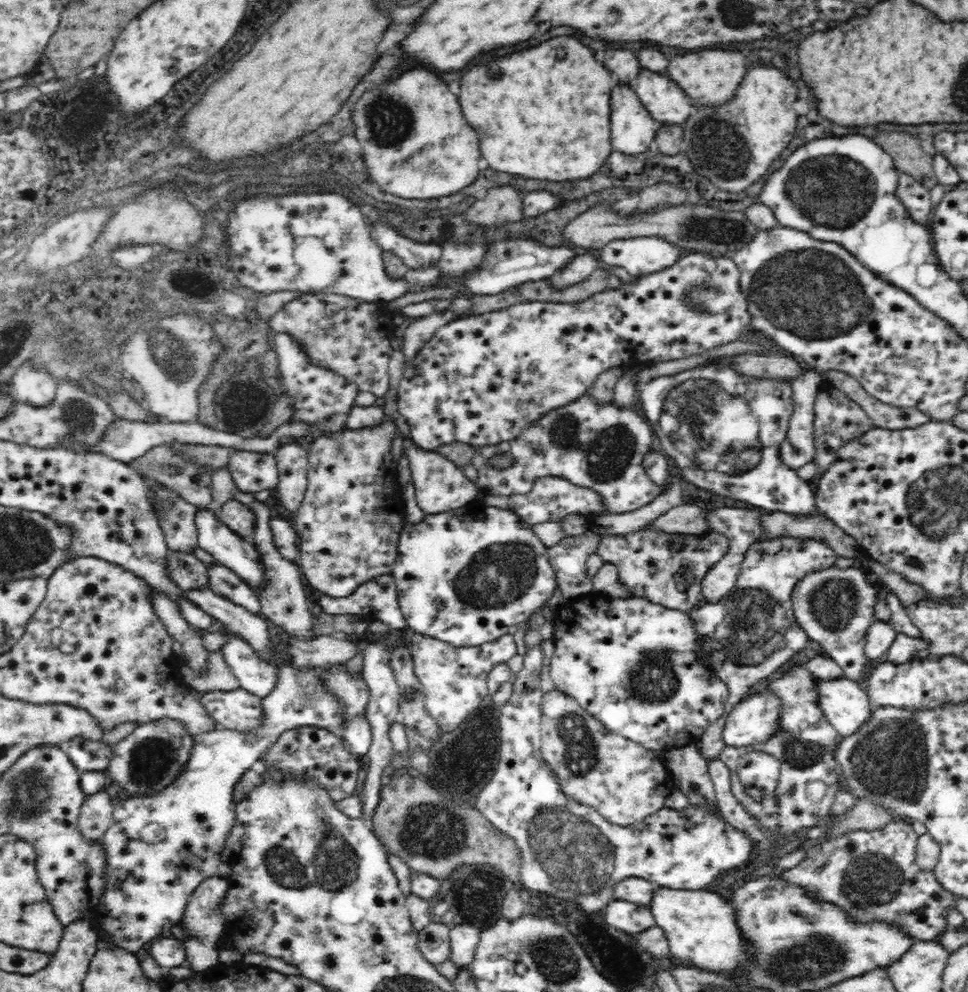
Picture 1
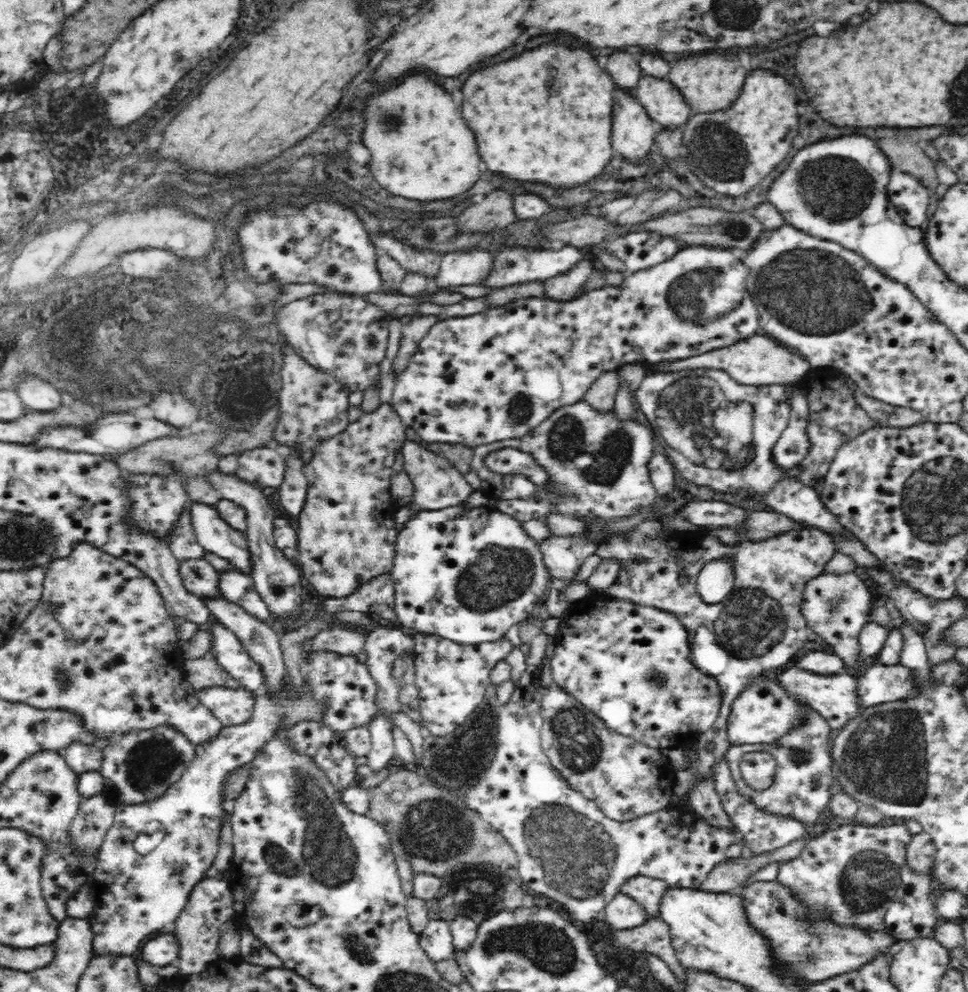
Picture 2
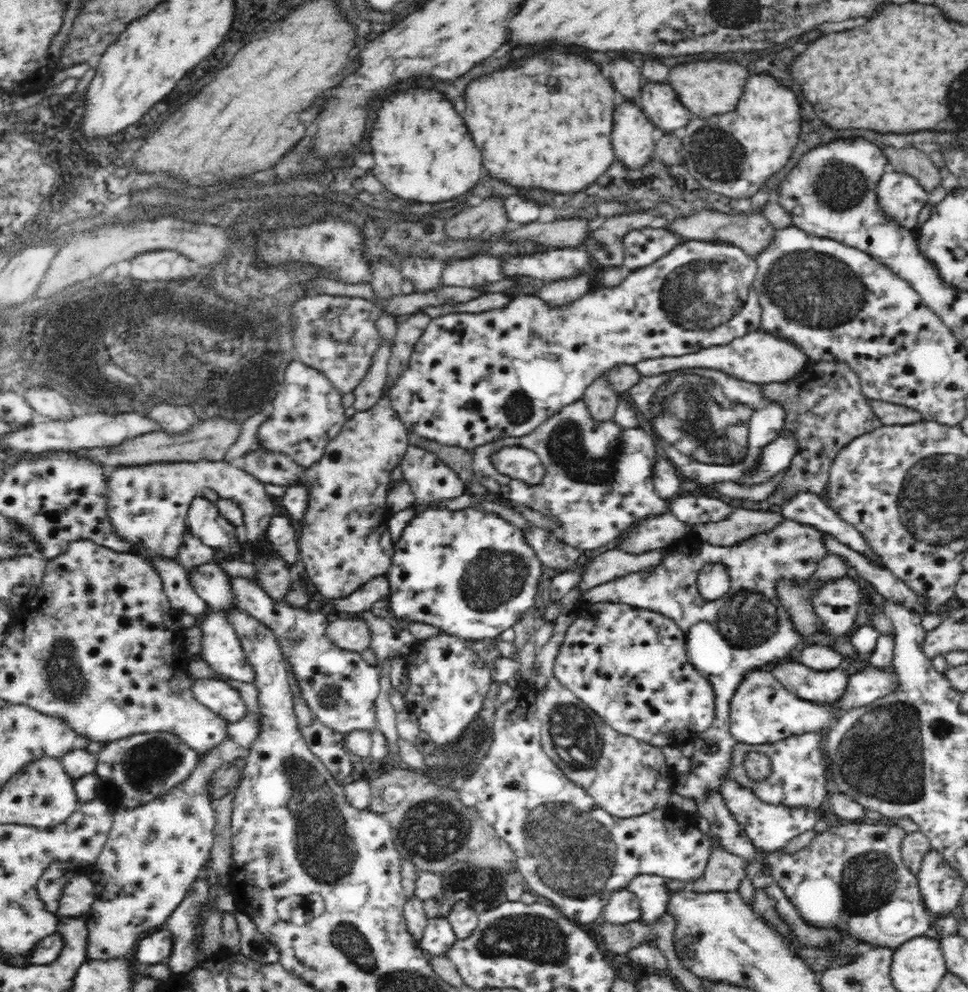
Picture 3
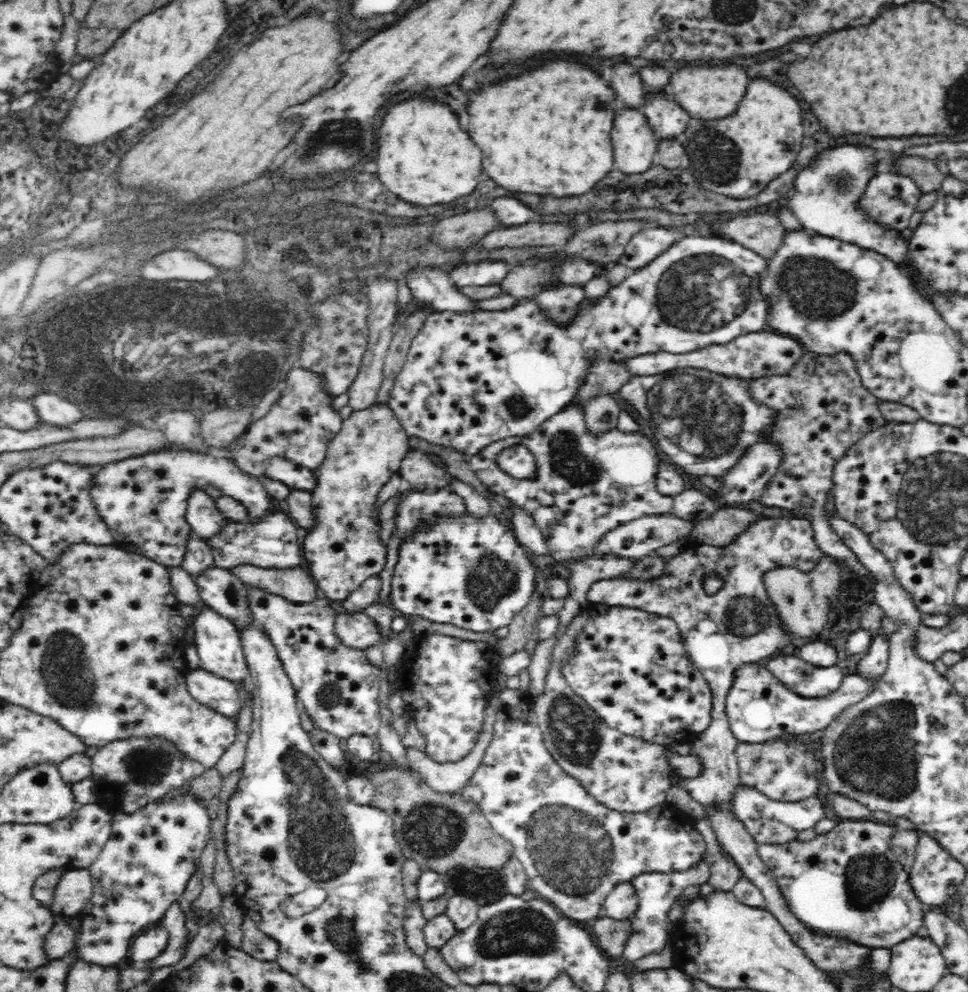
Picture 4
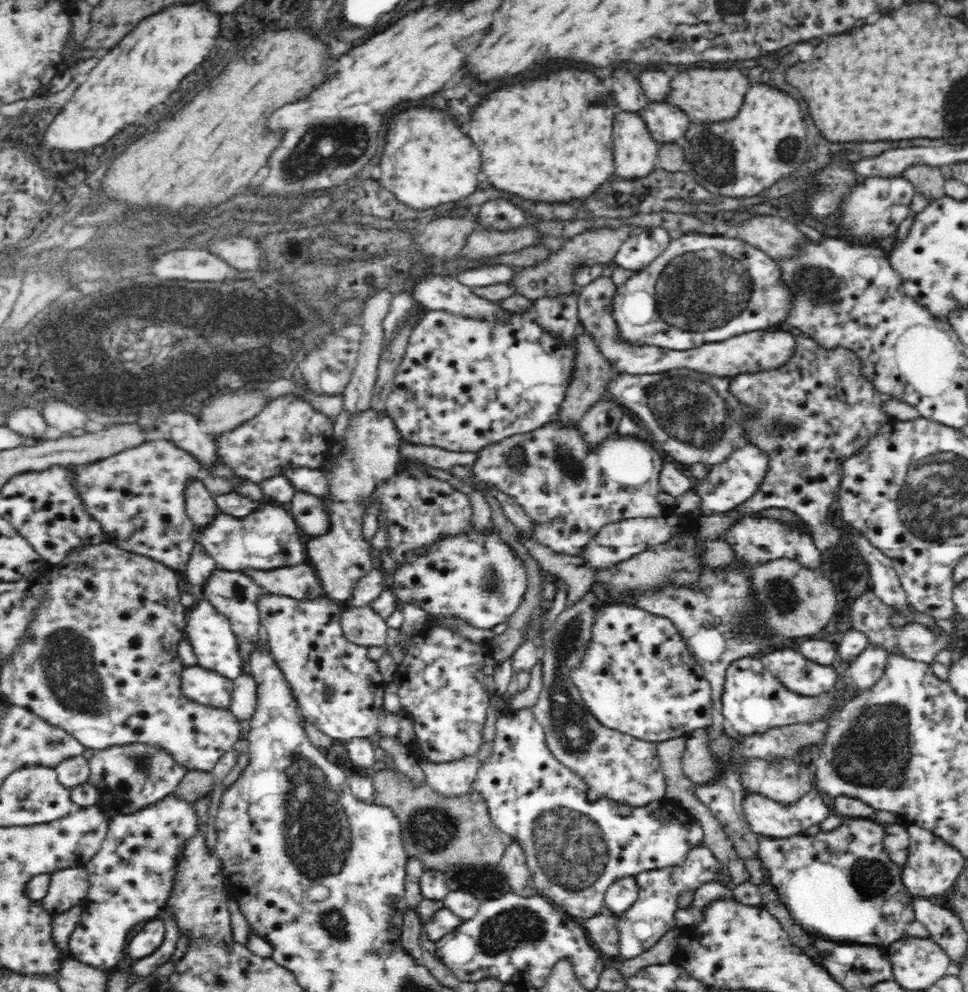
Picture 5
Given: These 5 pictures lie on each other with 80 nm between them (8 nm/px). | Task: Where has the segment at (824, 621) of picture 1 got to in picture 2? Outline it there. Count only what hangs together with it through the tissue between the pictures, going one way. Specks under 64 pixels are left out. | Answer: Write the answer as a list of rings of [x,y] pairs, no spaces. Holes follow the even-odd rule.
[[[854,572],[839,576],[820,574],[808,582],[803,592],[800,612],[806,624],[821,641],[824,640],[822,646],[842,658],[848,668],[861,659],[857,636],[868,620],[871,597],[864,582]]]

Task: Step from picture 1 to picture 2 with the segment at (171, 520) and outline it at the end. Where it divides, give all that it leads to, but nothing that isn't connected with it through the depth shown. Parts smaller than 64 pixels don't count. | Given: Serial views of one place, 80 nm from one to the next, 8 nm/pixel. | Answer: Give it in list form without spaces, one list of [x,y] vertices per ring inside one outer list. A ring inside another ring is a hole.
[[[188,509],[185,510],[183,518],[179,521],[179,526],[173,533],[170,551],[179,561],[204,559],[204,554],[207,551],[198,543],[192,523],[190,523]]]

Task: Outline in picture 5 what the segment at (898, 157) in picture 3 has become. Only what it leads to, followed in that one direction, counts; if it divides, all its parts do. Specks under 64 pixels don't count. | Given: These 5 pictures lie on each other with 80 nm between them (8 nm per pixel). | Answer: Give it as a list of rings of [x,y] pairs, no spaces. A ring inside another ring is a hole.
[[[914,166],[914,168],[908,168],[902,177],[913,184],[916,193],[924,194],[926,198],[939,199],[947,195],[944,190],[946,179],[938,168]]]

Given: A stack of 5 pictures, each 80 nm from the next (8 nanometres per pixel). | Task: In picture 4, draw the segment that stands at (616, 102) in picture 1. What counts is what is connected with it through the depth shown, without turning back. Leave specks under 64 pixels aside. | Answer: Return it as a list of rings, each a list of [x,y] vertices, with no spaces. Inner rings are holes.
[[[618,110],[612,142],[614,142],[614,164],[622,174],[645,174],[653,165],[658,140],[652,135],[645,116],[638,110]]]

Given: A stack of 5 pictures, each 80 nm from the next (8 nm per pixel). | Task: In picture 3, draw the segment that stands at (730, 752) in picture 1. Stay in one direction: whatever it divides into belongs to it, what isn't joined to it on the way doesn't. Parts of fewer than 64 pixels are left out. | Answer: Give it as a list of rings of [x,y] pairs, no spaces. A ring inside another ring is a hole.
[[[822,730],[820,732],[806,732],[800,736],[792,735],[781,741],[772,744],[760,746],[769,760],[769,771],[765,777],[760,780],[754,780],[748,771],[744,768],[744,759],[749,753],[748,750],[754,750],[756,746],[736,746],[732,752],[732,778],[743,788],[750,788],[762,801],[770,804],[783,804],[786,806],[804,806],[814,807],[814,809],[823,809],[823,802],[827,794],[826,777],[824,776],[828,768],[822,747]]]

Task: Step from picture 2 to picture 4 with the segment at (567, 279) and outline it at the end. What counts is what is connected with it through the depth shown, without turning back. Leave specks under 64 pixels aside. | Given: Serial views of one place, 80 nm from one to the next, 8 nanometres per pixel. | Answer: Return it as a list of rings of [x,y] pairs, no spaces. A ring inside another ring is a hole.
[[[564,283],[540,292],[533,299],[539,310],[544,313],[544,317],[548,317],[548,321],[558,324],[560,328],[566,328],[568,324],[572,324],[584,300],[582,286]]]

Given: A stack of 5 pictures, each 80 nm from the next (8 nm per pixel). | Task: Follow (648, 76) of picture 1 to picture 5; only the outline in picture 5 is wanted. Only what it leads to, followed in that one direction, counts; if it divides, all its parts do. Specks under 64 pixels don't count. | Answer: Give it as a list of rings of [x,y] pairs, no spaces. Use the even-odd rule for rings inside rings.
[[[650,102],[637,114],[644,121],[654,140],[661,143],[676,143],[688,130],[690,118],[676,106]]]

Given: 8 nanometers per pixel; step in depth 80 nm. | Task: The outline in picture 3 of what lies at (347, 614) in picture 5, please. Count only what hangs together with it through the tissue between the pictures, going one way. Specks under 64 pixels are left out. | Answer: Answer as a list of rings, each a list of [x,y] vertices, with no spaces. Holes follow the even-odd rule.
[[[358,615],[355,619],[339,618],[328,626],[328,637],[339,648],[346,648],[352,652],[361,653],[367,650],[372,643],[372,635],[370,634],[370,625]]]

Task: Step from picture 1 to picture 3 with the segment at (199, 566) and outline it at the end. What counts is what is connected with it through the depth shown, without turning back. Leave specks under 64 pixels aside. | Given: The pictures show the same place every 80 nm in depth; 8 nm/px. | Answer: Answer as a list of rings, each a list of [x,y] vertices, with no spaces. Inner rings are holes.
[[[216,562],[202,564],[189,572],[191,584],[208,609],[223,612],[233,612],[241,609],[240,601],[236,599],[234,579],[230,577]]]

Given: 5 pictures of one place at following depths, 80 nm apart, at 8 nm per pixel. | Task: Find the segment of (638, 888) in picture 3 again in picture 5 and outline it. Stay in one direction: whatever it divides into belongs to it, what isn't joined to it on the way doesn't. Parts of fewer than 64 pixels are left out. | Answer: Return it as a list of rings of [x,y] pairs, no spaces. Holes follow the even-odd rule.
[[[702,842],[691,848],[678,864],[639,872],[635,876],[639,884],[638,898],[622,912],[612,914],[618,933],[619,955],[626,959],[634,958],[656,944],[665,932],[676,926],[675,912],[679,909],[680,896],[694,892],[704,884],[720,882],[723,867],[715,852]]]

